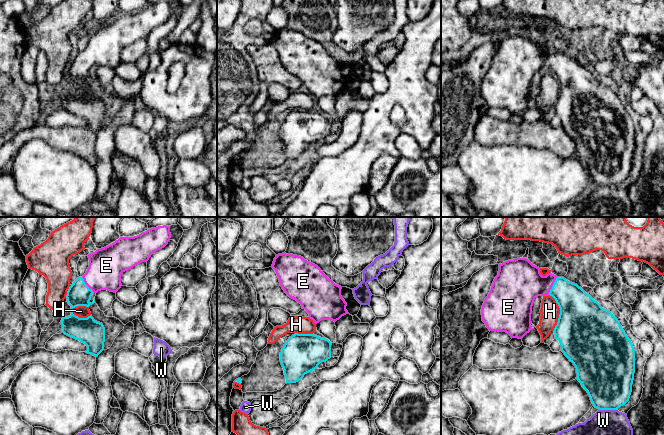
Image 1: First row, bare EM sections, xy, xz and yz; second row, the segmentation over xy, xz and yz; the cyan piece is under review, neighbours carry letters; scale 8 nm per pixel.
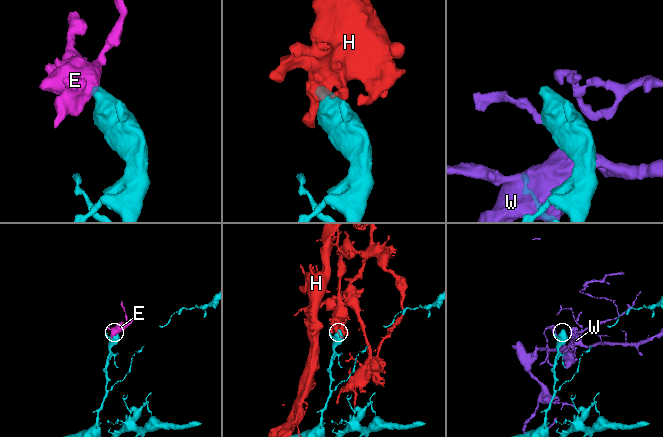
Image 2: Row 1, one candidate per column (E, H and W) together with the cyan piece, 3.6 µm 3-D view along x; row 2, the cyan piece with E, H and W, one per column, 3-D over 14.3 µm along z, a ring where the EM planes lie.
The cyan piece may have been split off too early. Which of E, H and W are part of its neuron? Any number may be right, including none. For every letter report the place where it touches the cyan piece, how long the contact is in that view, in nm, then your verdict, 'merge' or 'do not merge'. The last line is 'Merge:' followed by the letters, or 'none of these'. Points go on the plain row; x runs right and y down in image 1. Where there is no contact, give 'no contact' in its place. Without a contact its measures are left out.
E: meets cyan in yz at (552, 62); contact 160 nm long; merge
H: meets cyan in xy at (80, 94); contact 170 nm long; do not merge
W: meets cyan in yz at (608, 185); contact 150 nm long; do not merge
Merge: E

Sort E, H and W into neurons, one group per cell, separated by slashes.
E / H / W

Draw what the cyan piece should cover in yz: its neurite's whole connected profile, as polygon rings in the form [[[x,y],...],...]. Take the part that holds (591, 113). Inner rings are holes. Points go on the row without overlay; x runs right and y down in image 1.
[[[517,34],[499,40],[490,68],[481,85],[482,97],[489,107],[506,108],[511,114],[522,115],[530,108],[531,90],[534,76],[538,72],[552,72],[560,84],[557,101],[554,104],[555,115],[561,121],[561,127],[576,144],[576,155],[587,167],[593,182],[599,186],[618,186],[625,181],[632,168],[635,149],[635,126],[618,95],[608,86],[601,83],[589,70],[577,60],[557,53],[551,48],[542,52],[540,44],[527,34]]]

